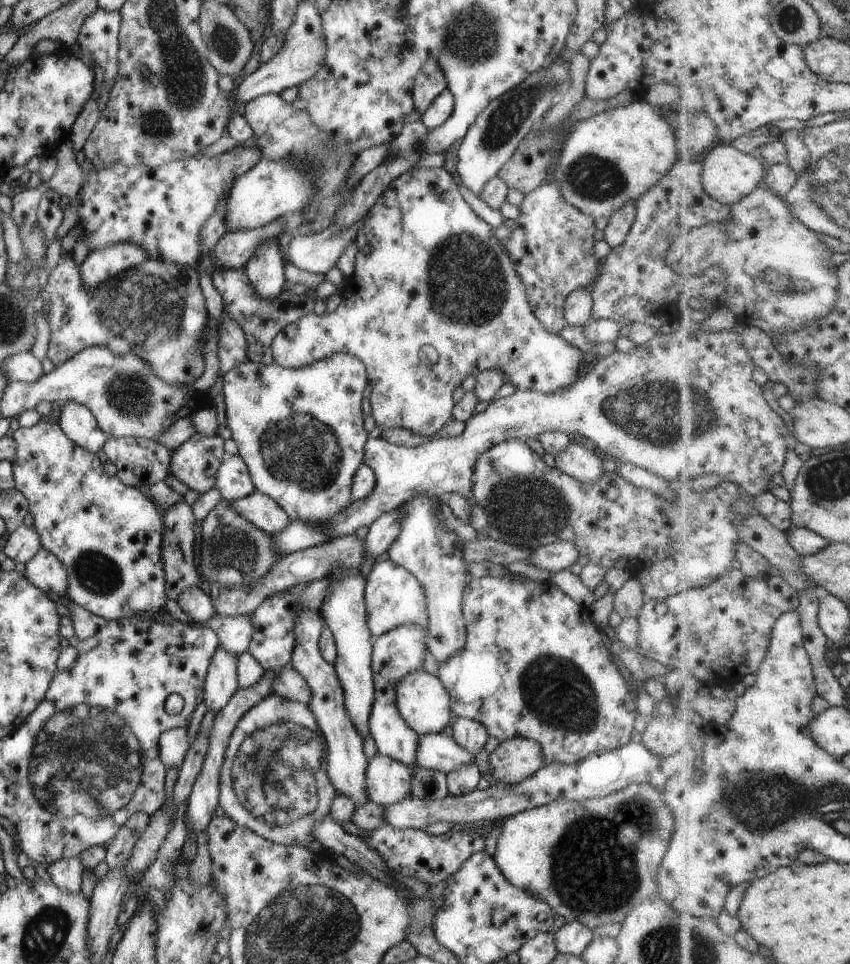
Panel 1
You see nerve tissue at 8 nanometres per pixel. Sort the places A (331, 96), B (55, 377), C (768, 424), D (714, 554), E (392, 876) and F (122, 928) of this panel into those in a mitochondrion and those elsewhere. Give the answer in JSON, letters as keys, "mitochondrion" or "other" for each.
{"A":"mitochondrion","B":"other","C":"other","D":"mitochondrion","E":"other","F":"other"}

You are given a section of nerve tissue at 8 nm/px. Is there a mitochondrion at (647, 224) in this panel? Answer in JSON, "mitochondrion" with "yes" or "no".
{"mitochondrion":"no"}

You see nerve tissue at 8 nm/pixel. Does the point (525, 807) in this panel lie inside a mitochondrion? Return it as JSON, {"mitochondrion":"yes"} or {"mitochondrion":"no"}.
{"mitochondrion":"no"}

